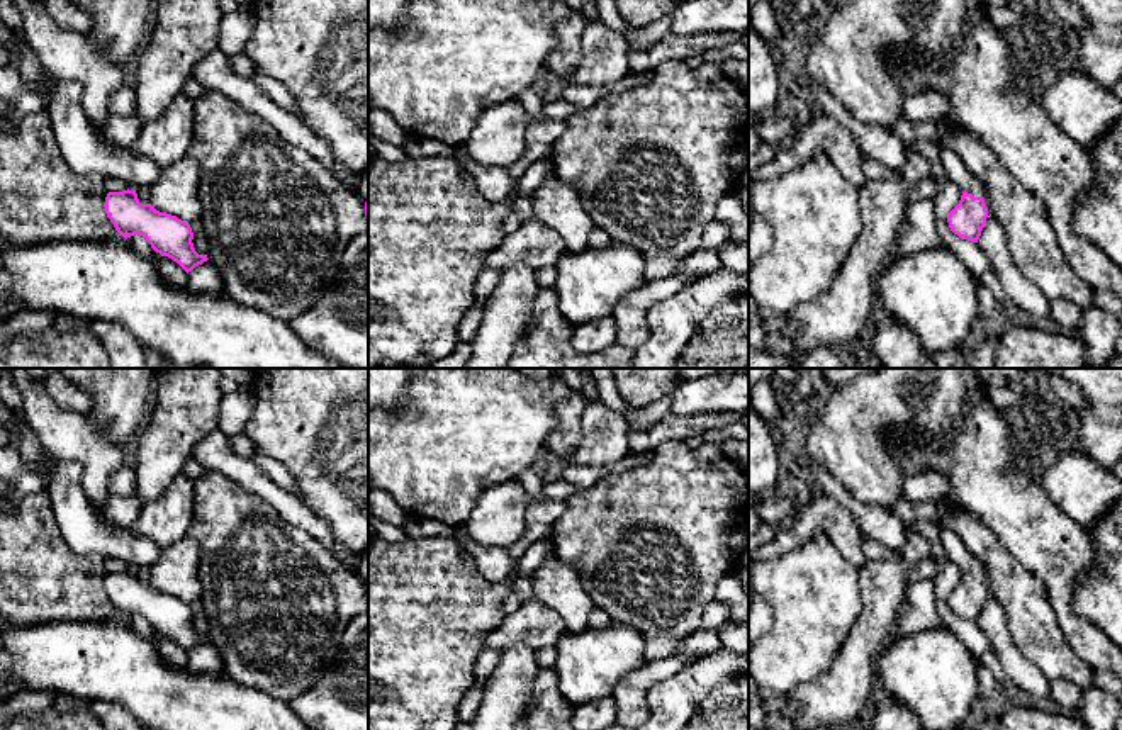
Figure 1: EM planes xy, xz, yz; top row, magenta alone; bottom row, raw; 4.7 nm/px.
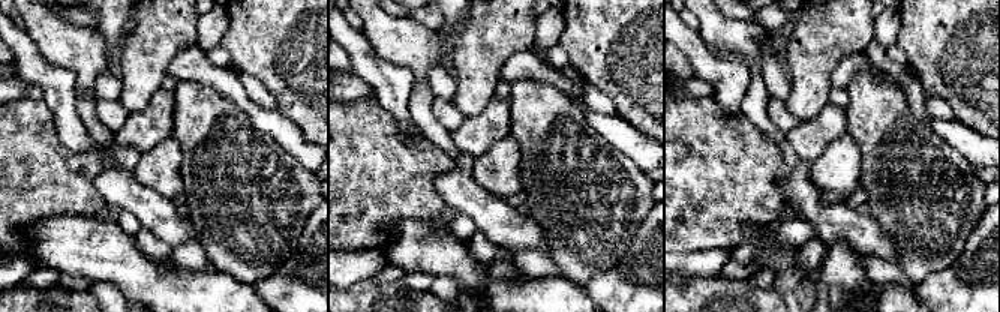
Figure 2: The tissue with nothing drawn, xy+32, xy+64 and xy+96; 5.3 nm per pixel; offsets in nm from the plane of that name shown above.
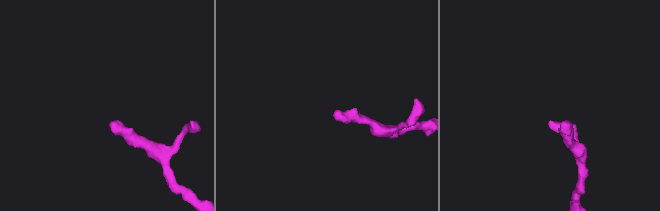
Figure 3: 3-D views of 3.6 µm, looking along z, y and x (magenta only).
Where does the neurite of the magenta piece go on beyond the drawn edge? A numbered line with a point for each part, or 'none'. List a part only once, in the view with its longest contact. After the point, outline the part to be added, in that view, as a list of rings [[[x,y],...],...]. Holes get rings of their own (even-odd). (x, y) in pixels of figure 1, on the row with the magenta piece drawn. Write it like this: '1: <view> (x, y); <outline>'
1: yz (953, 165); [[[940,144],[940,161],[945,177],[954,182],[961,192],[968,192],[974,197],[983,197],[985,188],[979,180],[966,168],[962,160],[949,148]]]

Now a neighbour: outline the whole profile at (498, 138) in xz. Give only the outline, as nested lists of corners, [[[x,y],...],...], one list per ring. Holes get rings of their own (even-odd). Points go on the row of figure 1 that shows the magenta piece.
[[[516,98],[487,107],[463,141],[467,158],[502,170],[514,165],[525,153],[526,117]]]

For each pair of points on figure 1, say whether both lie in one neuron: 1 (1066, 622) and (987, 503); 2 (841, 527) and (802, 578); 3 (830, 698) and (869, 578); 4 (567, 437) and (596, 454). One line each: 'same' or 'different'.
1: same
2: different
3: same
4: different

